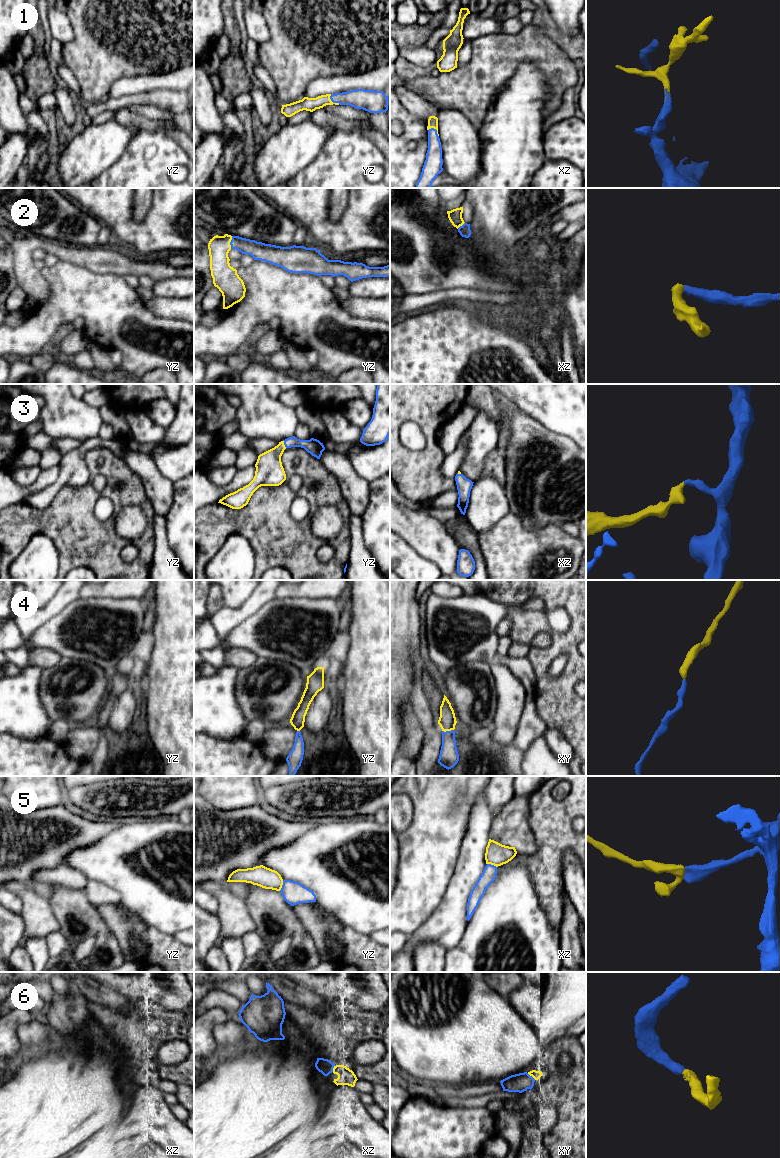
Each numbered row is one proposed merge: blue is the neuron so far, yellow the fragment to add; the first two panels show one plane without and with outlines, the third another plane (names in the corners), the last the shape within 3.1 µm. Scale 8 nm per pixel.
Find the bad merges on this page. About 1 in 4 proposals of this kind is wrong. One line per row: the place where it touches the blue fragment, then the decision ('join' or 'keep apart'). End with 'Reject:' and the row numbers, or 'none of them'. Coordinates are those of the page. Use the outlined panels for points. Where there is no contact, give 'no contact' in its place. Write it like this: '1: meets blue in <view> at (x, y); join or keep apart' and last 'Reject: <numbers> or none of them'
1: meets blue in yz at (332, 101); join
2: meets blue in yz at (230, 242); join
3: meets blue in yz at (284, 444); join
4: meets blue in xy at (447, 731); join
5: meets blue in yz at (282, 885); join
6: meets blue in xz at (333, 1067); join
Reject: none of them

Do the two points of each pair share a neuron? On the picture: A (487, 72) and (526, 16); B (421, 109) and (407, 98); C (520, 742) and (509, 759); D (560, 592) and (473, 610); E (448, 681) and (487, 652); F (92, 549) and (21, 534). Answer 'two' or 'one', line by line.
A: two
B: one
C: two
D: two
E: two
F: one

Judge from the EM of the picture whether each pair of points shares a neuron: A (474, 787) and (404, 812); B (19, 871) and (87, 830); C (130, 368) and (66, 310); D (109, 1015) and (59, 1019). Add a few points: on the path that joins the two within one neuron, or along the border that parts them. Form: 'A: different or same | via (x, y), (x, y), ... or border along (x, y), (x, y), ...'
A: different | border along (400, 793), (412, 802), (412, 821), (403, 831)
B: same | via (36, 856), (70, 839)
C: same | via (127, 348), (89, 310), (86, 310)
D: different | border along (87, 1001), (103, 1004), (113, 1011)

